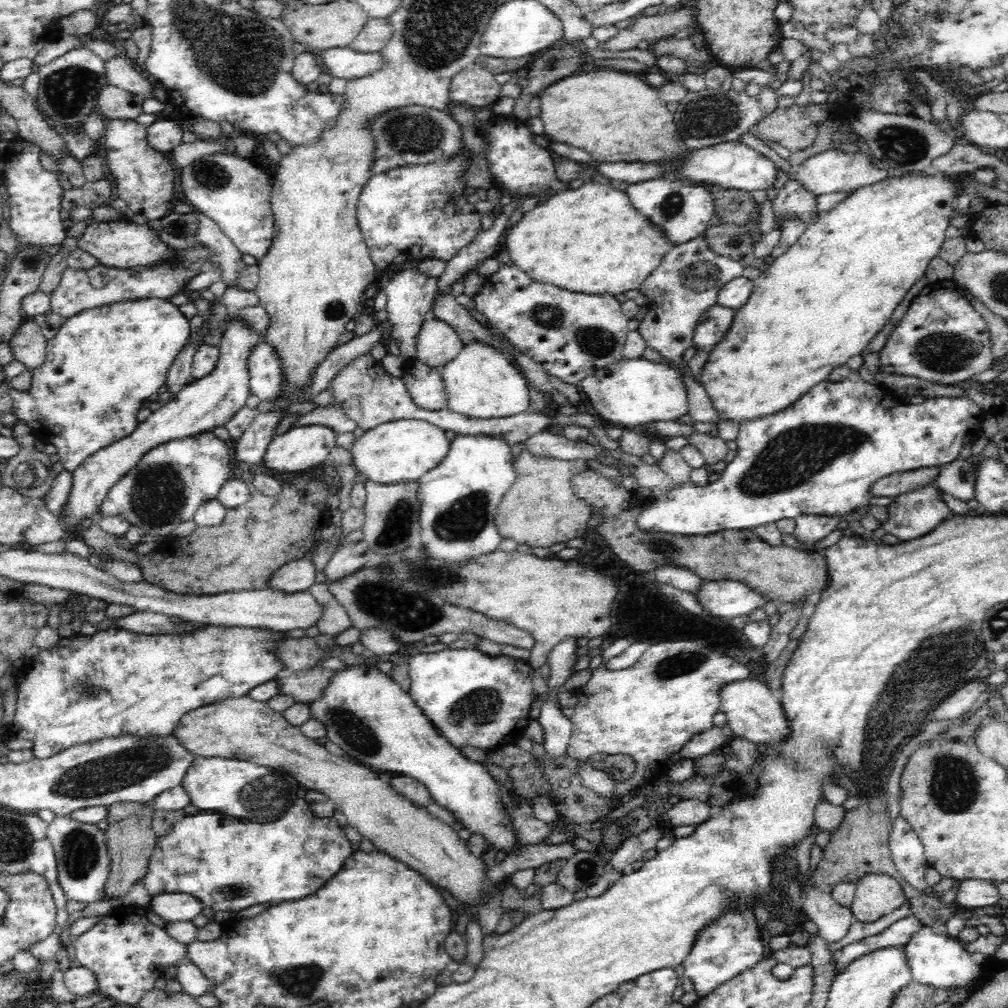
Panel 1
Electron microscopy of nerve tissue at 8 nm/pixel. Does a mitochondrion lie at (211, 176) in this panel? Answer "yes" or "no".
yes

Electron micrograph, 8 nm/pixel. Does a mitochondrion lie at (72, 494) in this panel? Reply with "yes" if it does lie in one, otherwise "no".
no

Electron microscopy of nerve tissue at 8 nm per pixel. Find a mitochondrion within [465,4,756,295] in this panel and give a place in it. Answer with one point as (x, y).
(713, 117)

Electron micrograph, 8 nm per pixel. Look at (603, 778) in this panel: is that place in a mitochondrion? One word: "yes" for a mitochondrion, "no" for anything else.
no

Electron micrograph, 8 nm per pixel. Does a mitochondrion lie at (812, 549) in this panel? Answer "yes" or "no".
no

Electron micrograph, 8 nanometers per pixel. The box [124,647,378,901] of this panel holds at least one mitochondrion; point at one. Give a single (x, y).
(262, 796)

